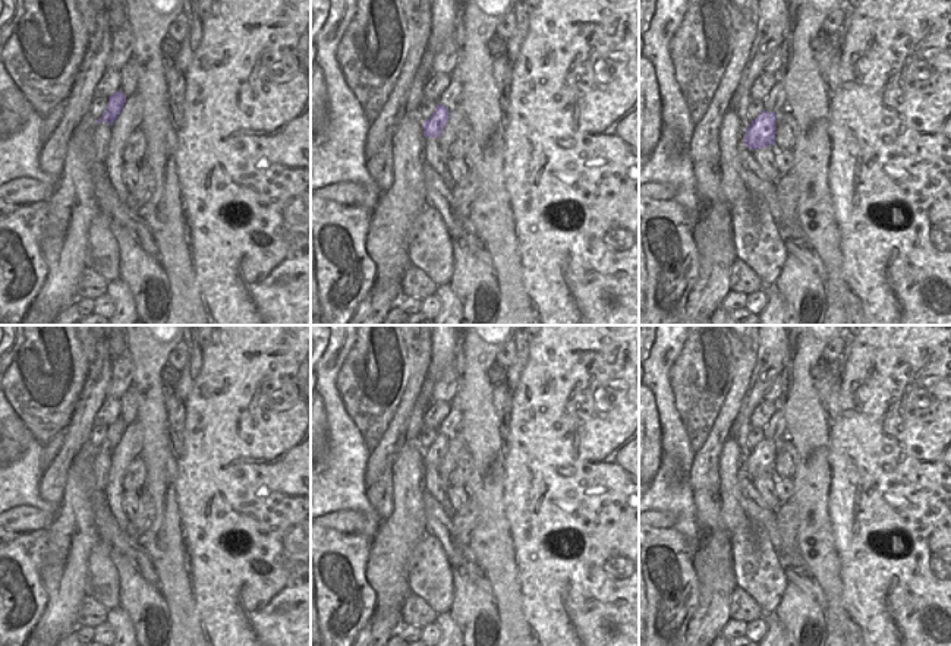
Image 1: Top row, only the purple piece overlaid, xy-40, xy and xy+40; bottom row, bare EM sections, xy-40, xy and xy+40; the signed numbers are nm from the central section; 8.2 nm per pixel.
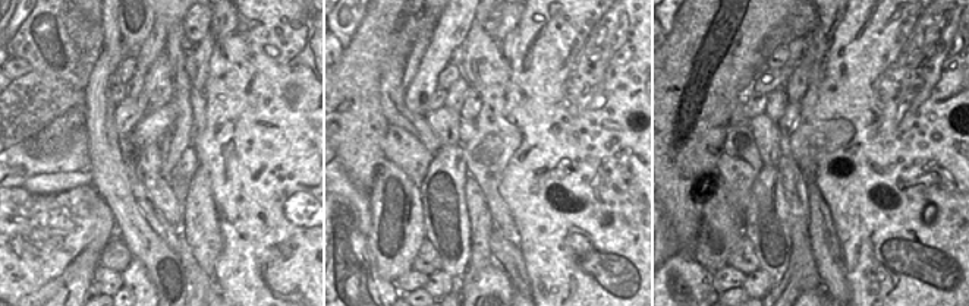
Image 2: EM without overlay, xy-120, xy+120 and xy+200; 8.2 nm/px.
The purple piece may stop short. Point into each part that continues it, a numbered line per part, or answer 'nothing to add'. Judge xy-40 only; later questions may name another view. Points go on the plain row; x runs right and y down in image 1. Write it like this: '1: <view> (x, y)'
nothing to add.

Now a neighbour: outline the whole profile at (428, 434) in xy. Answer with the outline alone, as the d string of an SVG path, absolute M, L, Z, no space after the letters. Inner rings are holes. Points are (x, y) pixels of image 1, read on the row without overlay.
M423 426L416 439L419 442L419 448L422 451L425 448L428 448L434 442L435 437L437 437L437 429L431 428L431 426Z

